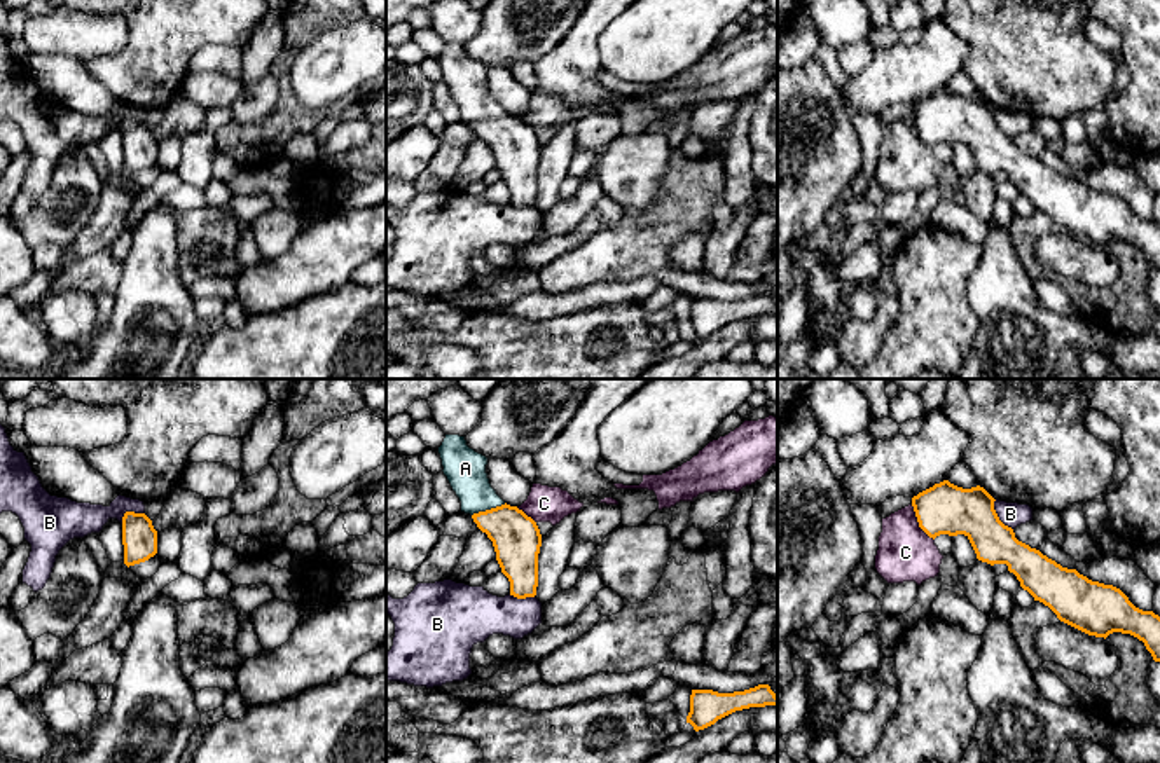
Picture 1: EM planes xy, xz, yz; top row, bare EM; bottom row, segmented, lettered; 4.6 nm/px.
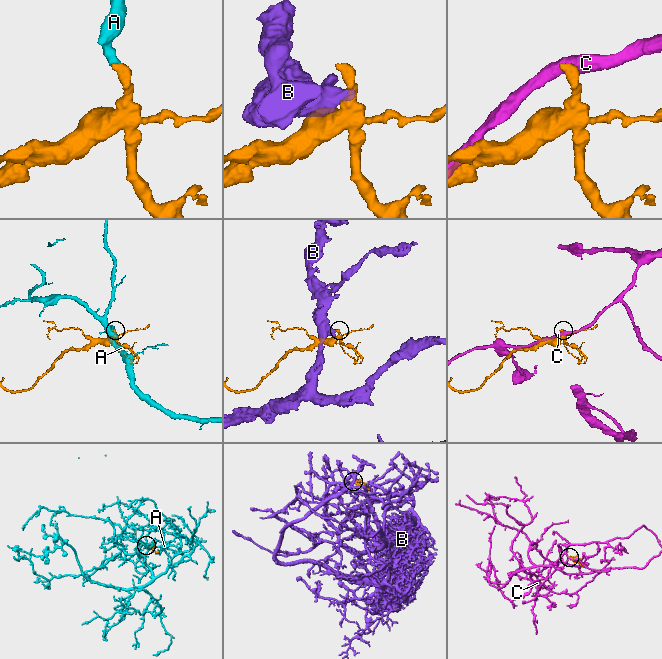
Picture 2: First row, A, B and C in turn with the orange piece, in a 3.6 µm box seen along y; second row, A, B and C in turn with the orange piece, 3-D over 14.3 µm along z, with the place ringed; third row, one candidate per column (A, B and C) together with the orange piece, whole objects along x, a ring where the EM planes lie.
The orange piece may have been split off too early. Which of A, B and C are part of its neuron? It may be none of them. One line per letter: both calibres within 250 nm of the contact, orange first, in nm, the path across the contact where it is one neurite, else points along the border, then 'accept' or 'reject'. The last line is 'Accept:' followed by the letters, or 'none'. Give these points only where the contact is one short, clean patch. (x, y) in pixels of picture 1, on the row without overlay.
A: 220/190 nm | across xz (516, 147), (488, 119), (477, 107), (465, 77) | accept
B: 240/110 nm | along yz (994, 109), (998, 126), (1012, 138) | reject
C: 240/260 nm | reject
Accept: A

